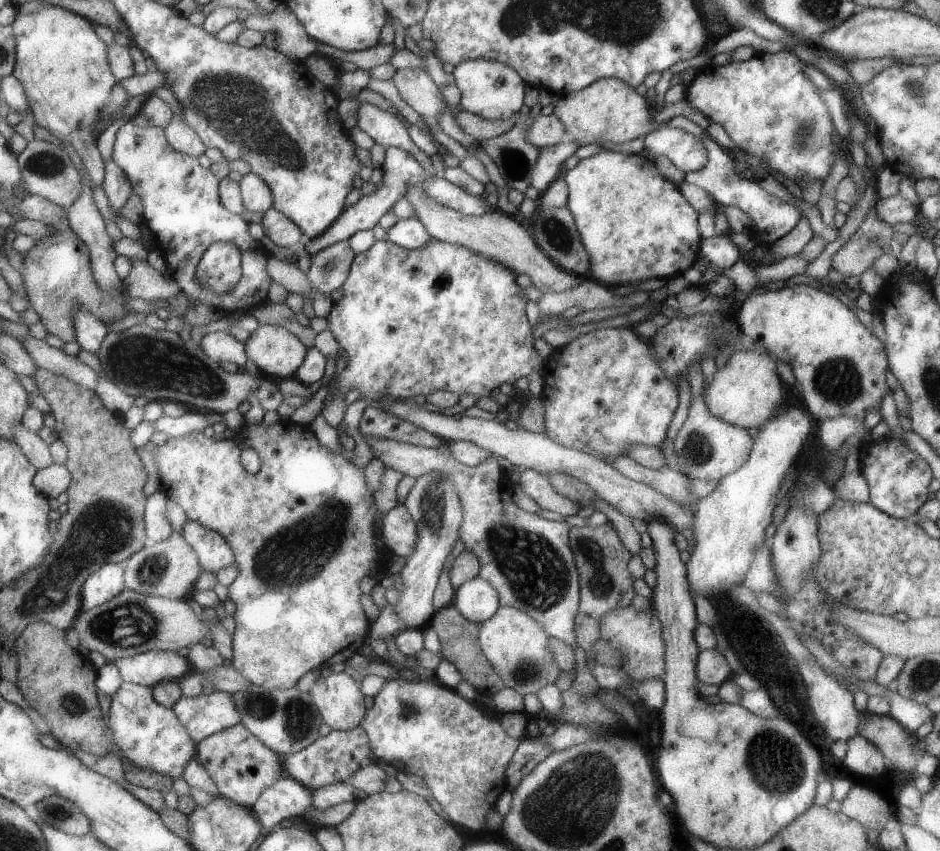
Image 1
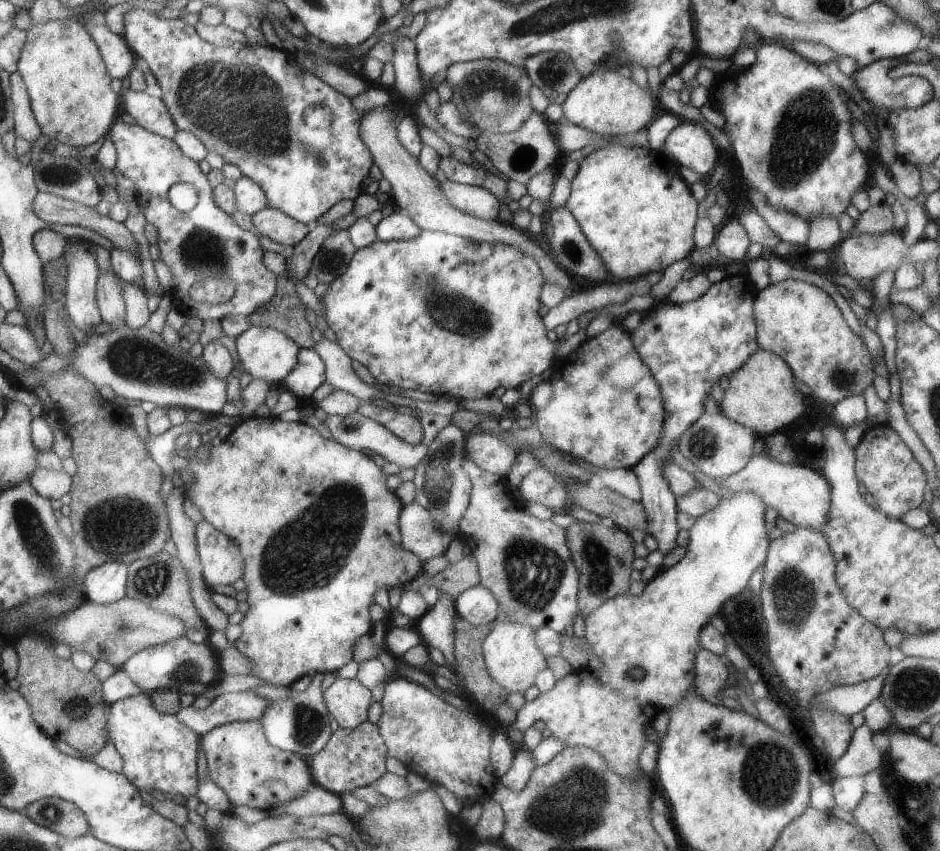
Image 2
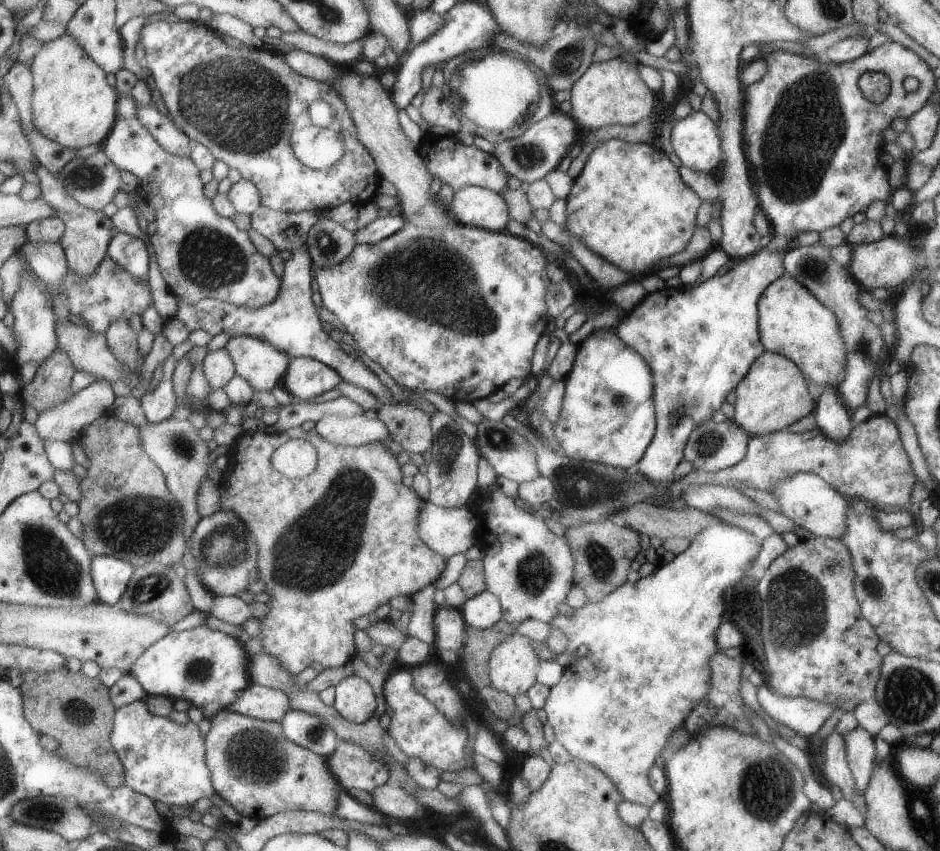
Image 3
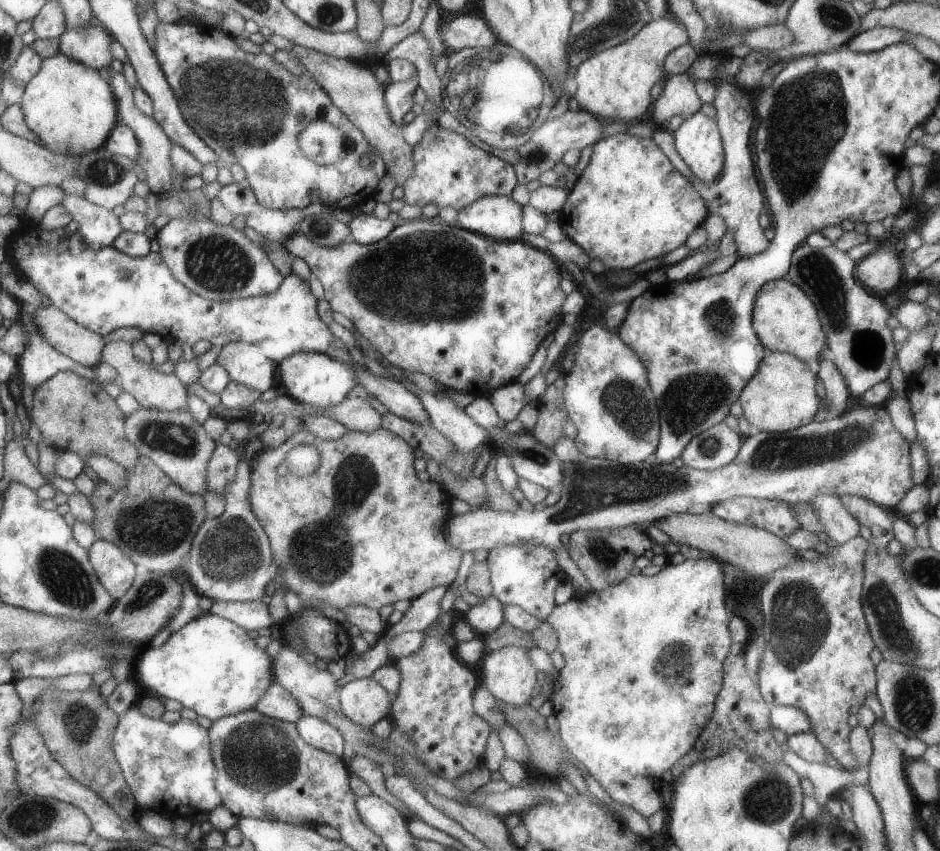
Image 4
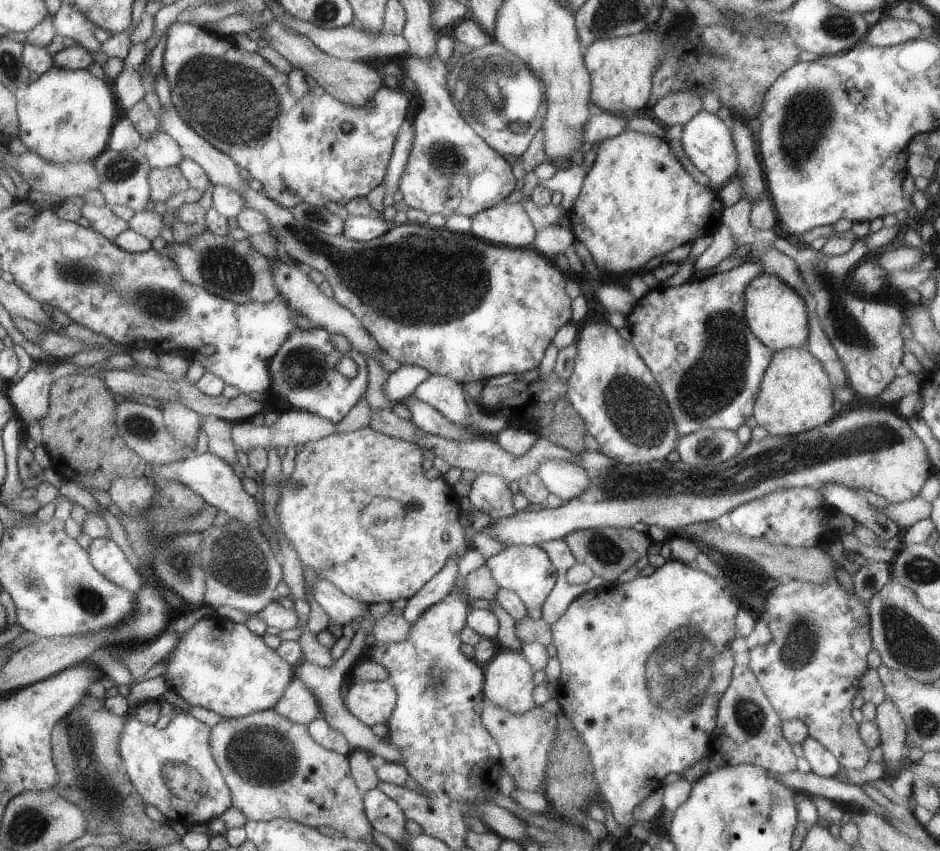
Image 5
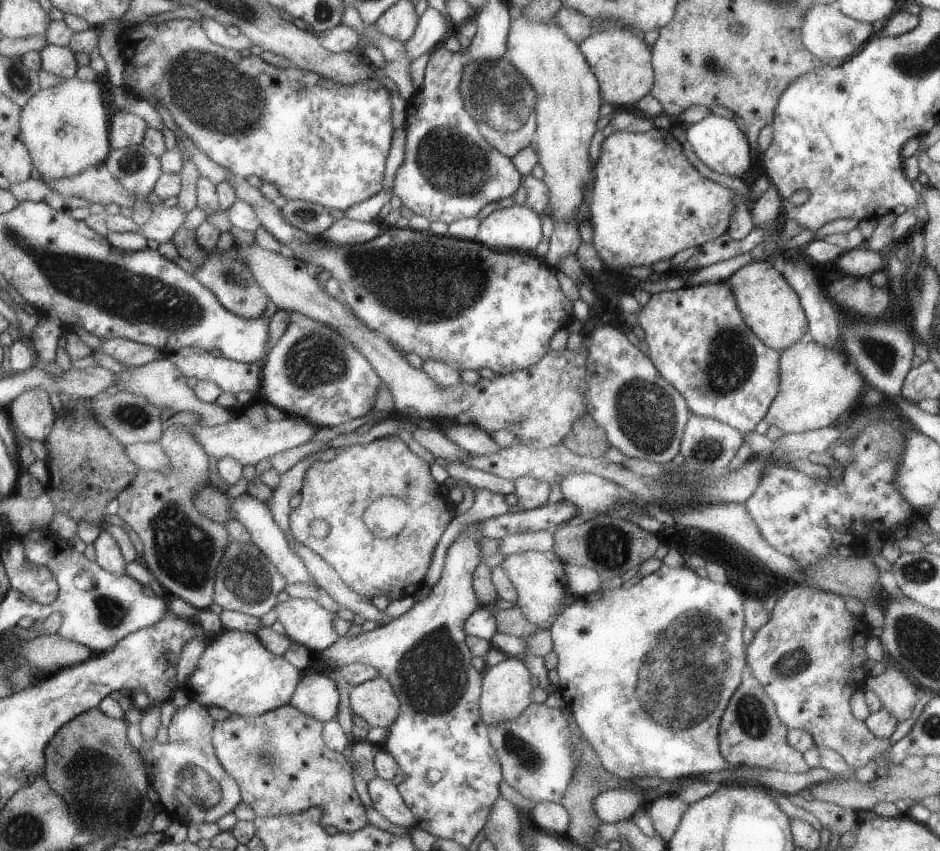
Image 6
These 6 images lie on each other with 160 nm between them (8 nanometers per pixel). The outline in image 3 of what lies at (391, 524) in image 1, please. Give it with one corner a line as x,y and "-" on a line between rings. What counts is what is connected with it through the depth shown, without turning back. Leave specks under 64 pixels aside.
435,503
423,504
423,508
417,514
417,536
419,540
441,558
448,558
452,554
464,554
471,546
475,545
475,534
479,528
479,520
475,516
475,510
467,505
459,508
443,508

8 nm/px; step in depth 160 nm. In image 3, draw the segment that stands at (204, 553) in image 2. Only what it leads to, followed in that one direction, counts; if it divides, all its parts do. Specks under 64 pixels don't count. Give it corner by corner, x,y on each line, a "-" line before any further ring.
220,510
207,517
200,517
191,533
189,552
195,560
199,580
213,595
234,596
247,590
249,584
259,579
255,568
255,542
251,534
243,528
243,524
233,516
233,512

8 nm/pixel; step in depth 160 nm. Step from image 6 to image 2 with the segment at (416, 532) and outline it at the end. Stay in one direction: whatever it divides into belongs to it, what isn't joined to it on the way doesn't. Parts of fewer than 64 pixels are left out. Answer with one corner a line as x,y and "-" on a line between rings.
278,417
245,418
230,432
223,433
222,442
217,446
211,443
208,447
209,458
206,462
193,460
197,448
185,448
189,473
192,475
191,486
185,489
185,500
191,500
191,504
201,512
203,521
211,524
211,527
229,540
233,541
239,554
243,558
243,575
241,580
245,584
243,591
249,608
243,614
243,620
239,623
241,634
234,641
235,648
247,662
251,662
250,676
255,676
265,683
277,687
290,687
293,682
306,676
307,672
328,673
339,670
353,658
353,644
361,636
376,635
377,628
370,621
369,604
373,602
373,593
377,588
389,589
394,586
403,586
413,581
422,571
422,561
405,550
399,540
399,528
397,518
401,512
401,502
387,486
385,486
385,474
380,467
371,460
371,455
363,451
355,451
333,440
325,440
317,430
307,426
303,421
281,421

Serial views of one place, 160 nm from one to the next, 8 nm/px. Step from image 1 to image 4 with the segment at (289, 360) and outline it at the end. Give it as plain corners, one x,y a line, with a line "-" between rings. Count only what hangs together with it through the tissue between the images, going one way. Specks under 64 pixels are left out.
225,344
220,347
215,363
227,372
230,380
239,382
259,394
273,386
277,363
269,360
267,356
261,356
261,352
255,354
253,346

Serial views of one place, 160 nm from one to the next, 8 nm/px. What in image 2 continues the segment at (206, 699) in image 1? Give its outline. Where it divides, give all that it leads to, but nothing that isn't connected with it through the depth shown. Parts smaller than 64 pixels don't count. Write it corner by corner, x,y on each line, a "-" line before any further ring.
233,692
215,696
203,709
180,707
174,716
201,738
209,730
229,722
259,720
267,706
269,701
253,692

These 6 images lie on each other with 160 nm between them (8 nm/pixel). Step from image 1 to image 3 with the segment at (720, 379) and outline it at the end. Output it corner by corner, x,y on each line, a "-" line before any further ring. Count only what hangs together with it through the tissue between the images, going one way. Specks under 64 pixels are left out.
764,350
734,388
736,399
731,420
751,437
785,429
814,410
815,401
807,391
807,383
807,378
788,358

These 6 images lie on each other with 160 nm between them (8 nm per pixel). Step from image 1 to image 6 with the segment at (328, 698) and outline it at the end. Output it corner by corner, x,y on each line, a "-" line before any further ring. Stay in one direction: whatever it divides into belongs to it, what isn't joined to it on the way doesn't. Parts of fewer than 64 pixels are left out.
383,677
352,686
348,691
351,710
371,727
388,729
397,718
400,702

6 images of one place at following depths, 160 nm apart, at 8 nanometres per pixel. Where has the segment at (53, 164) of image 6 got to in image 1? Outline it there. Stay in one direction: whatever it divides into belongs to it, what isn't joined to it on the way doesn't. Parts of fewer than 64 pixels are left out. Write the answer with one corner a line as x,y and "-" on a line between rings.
45,5
43,8
28,14
19,12
15,20
9,24
15,38
15,63
12,76
23,88
35,123
57,137
59,141
63,140
70,144
79,155
91,182
102,185
104,161
95,146
97,132
94,124
101,118
109,102
111,89
116,83
107,60
107,46
95,34
94,24
89,20
59,6

